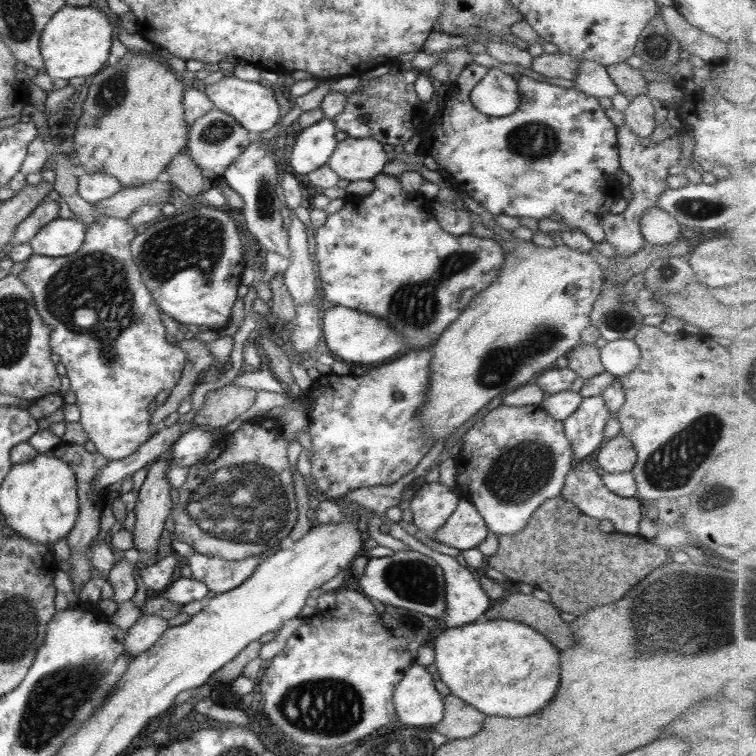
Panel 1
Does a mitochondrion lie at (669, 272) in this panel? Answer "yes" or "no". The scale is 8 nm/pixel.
yes

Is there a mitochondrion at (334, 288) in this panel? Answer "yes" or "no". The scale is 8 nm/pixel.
no

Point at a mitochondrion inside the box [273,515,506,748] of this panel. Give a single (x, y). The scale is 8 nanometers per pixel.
(327, 707)

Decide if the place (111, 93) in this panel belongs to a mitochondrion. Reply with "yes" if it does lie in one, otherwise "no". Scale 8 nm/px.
yes

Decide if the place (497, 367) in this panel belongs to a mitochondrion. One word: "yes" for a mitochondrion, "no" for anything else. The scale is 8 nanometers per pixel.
yes

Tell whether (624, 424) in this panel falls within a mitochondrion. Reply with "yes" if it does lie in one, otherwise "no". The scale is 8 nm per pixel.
no

